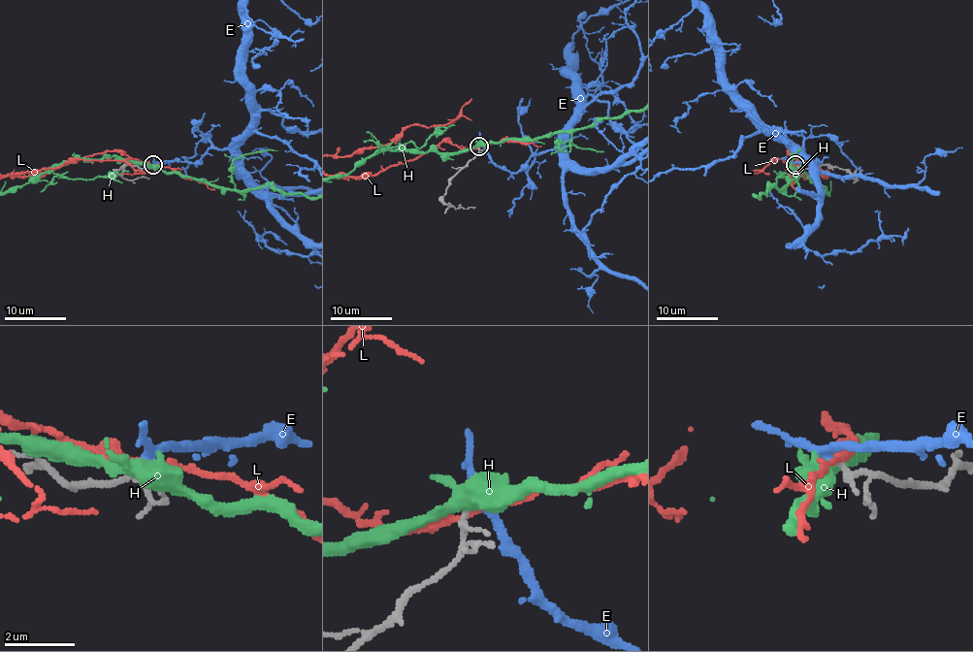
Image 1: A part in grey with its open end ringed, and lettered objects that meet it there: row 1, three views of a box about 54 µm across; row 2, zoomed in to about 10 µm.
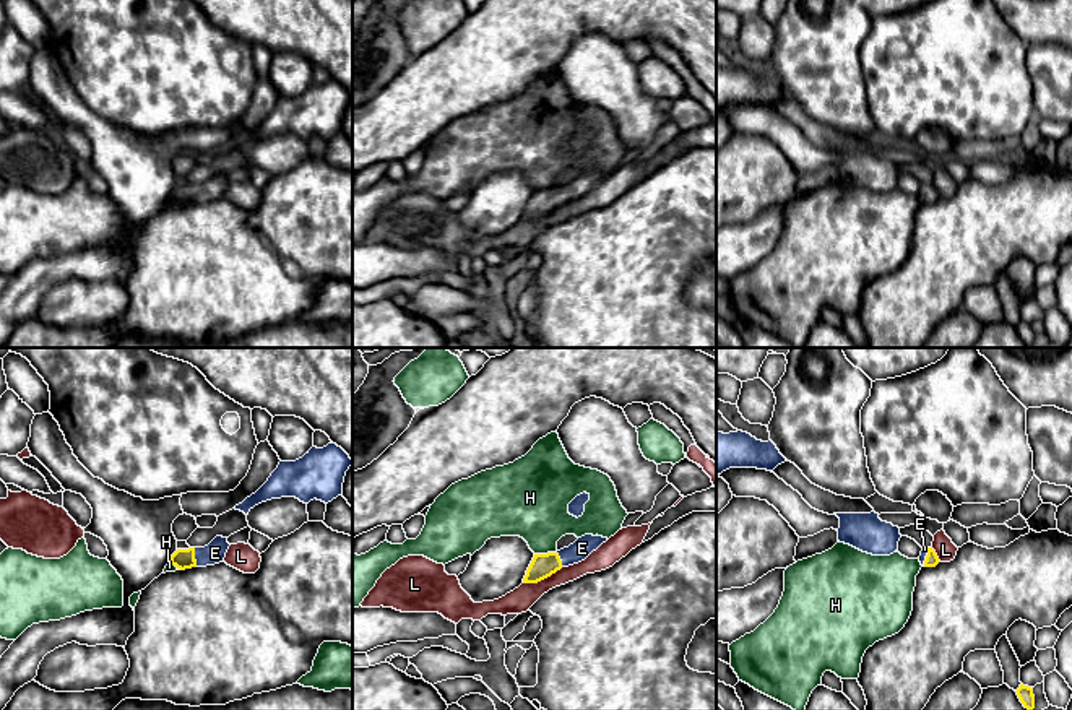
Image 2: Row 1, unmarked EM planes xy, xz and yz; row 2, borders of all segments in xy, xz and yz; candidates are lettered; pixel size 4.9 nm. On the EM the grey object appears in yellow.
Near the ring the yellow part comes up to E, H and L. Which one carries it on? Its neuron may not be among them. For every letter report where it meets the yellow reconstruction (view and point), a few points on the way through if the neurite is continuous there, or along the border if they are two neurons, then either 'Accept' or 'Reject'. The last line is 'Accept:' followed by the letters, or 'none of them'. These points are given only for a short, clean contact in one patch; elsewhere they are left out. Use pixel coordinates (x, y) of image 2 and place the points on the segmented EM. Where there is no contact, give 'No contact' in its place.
E: Touches yellow at xy (194, 558). Path across: xy (182, 559), (194, 558), (215, 553). Accept
H: Touches yellow at xz (544, 554). Boundary: xz (556, 551), (535, 554). Reject
L: Touches yellow at xz (543, 579). Boundary: xz (562, 567), (536, 582), (523, 584). Reject
Accept: E

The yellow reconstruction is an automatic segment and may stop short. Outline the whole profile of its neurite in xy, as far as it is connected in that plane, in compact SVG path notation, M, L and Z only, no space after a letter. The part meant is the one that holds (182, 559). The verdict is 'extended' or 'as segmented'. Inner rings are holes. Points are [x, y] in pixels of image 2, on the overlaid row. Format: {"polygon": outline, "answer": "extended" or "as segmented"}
{"polygon": "M216 536L205 548L177 549L171 556L169 564L175 565L180 570L214 565L224 562L229 546L231 544L227 543L227 538Z", "answer": "extended"}

